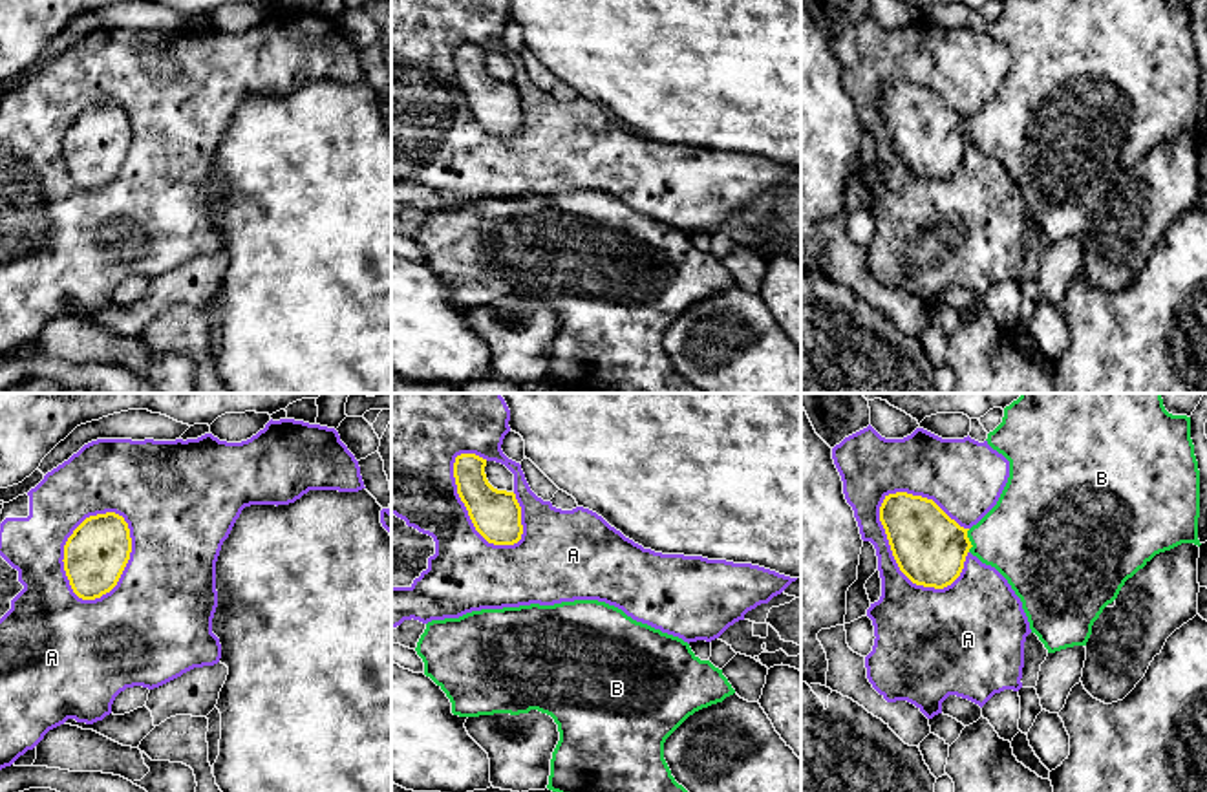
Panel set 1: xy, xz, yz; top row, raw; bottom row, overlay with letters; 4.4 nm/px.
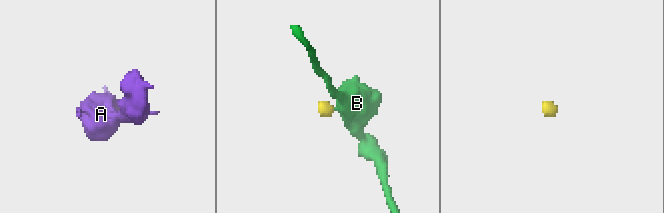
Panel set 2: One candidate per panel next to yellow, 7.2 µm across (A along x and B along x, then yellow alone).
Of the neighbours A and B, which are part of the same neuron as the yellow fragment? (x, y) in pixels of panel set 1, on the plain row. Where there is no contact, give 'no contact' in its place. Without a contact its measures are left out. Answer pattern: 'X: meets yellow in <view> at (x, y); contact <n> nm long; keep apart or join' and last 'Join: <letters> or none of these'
A: meets yellow in yz at (893, 145); contact 500 nm long; keep apart
B: meets yellow in yz at (968, 130); contact 100 nm long; join
Join: B

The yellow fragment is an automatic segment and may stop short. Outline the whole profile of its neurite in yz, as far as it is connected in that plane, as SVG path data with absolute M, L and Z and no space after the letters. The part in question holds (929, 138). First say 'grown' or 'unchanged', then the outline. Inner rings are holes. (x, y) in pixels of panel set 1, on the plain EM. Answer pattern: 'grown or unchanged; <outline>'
grown; M1004 0L1002 13L986 31L1009 51L1009 68L997 95L977 115L964 119L933 90L907 82L885 86L880 112L900 161L916 176L951 176L969 143L995 157L1020 188L1030 219L1048 243L1086 236L1103 199L1156 144L1181 134L1202 135L1200 60L1187 5L1167 0Z

